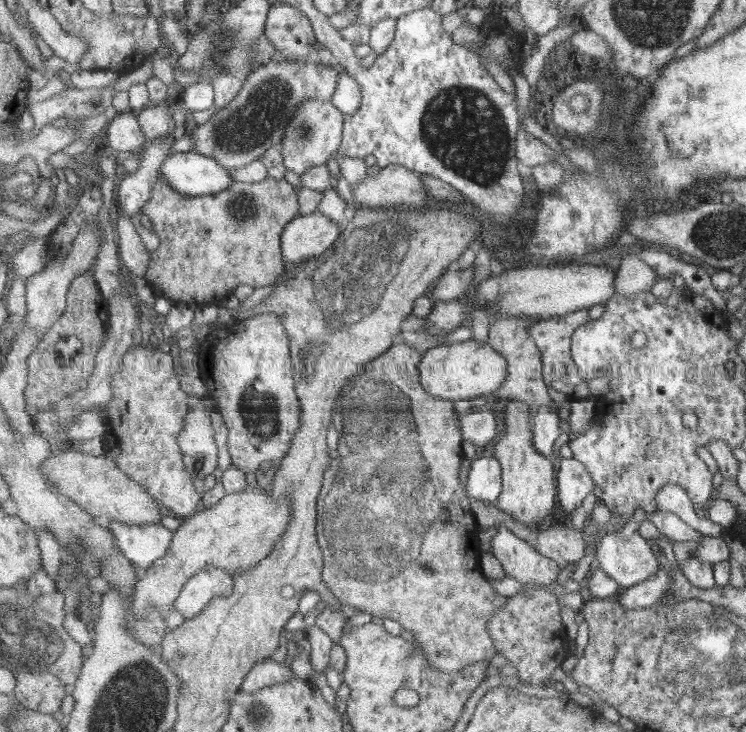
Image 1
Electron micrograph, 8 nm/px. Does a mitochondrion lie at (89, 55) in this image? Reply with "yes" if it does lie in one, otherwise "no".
no

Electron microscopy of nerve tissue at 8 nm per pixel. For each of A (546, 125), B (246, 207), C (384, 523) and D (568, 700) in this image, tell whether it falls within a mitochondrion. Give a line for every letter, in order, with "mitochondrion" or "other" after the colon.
A: other
B: mitochondrion
C: mitochondrion
D: other

